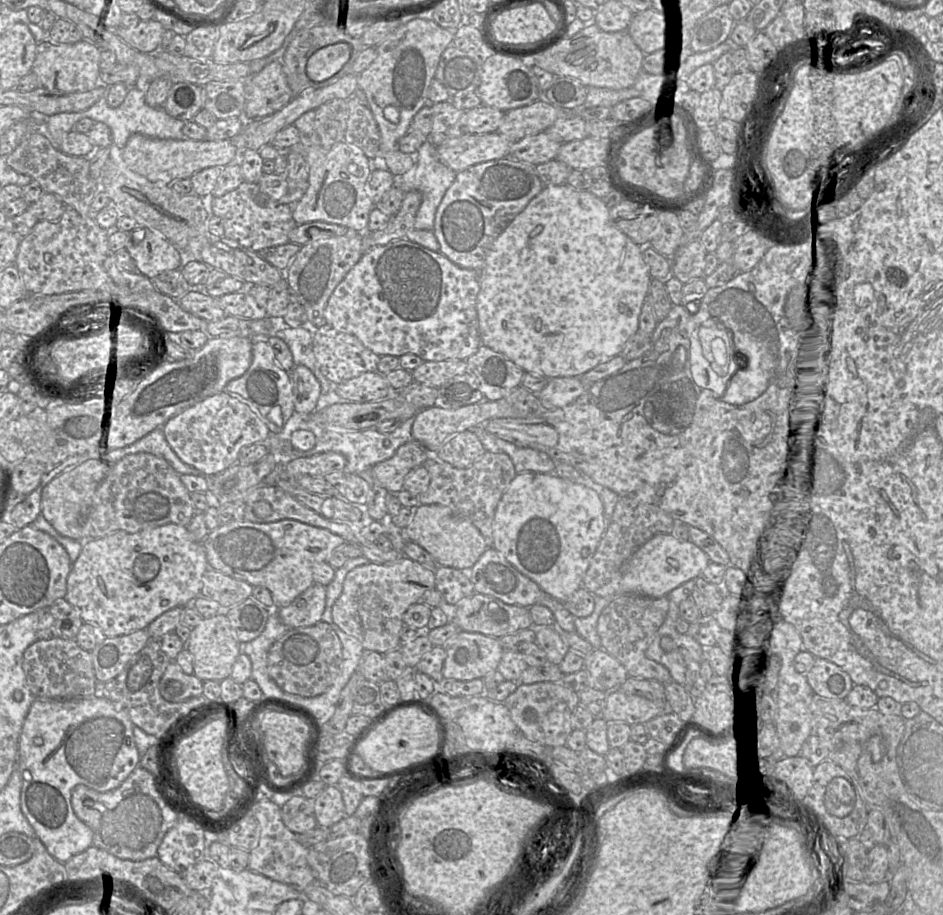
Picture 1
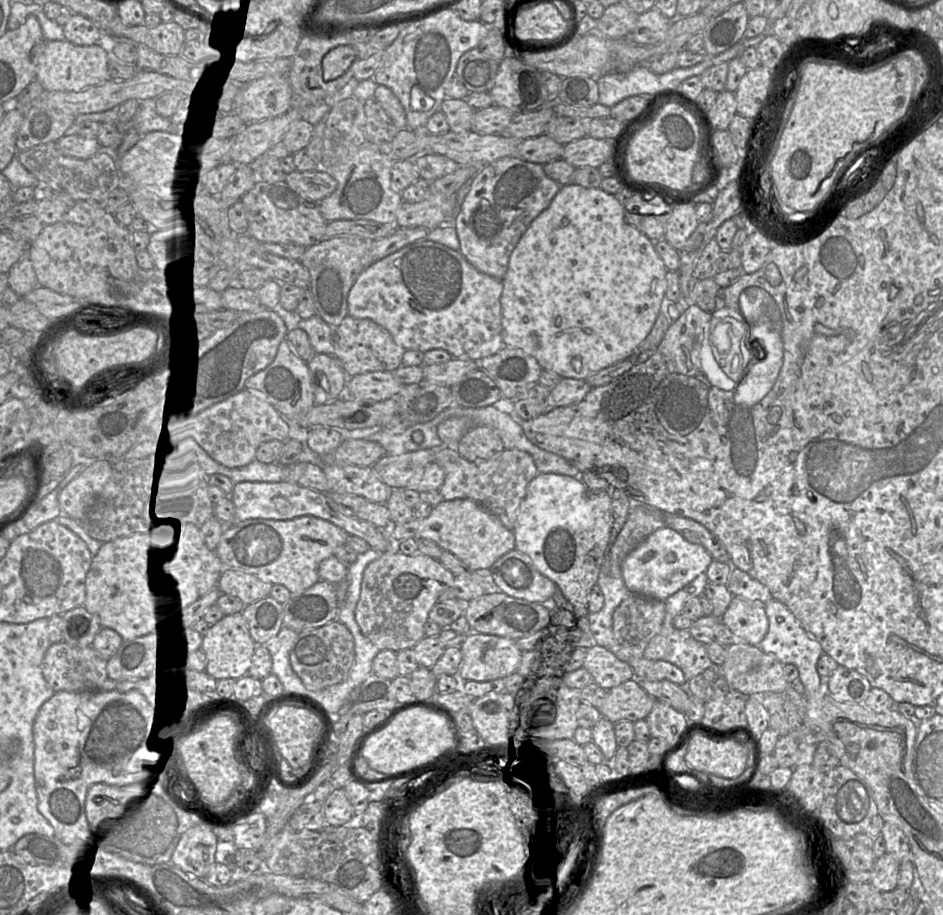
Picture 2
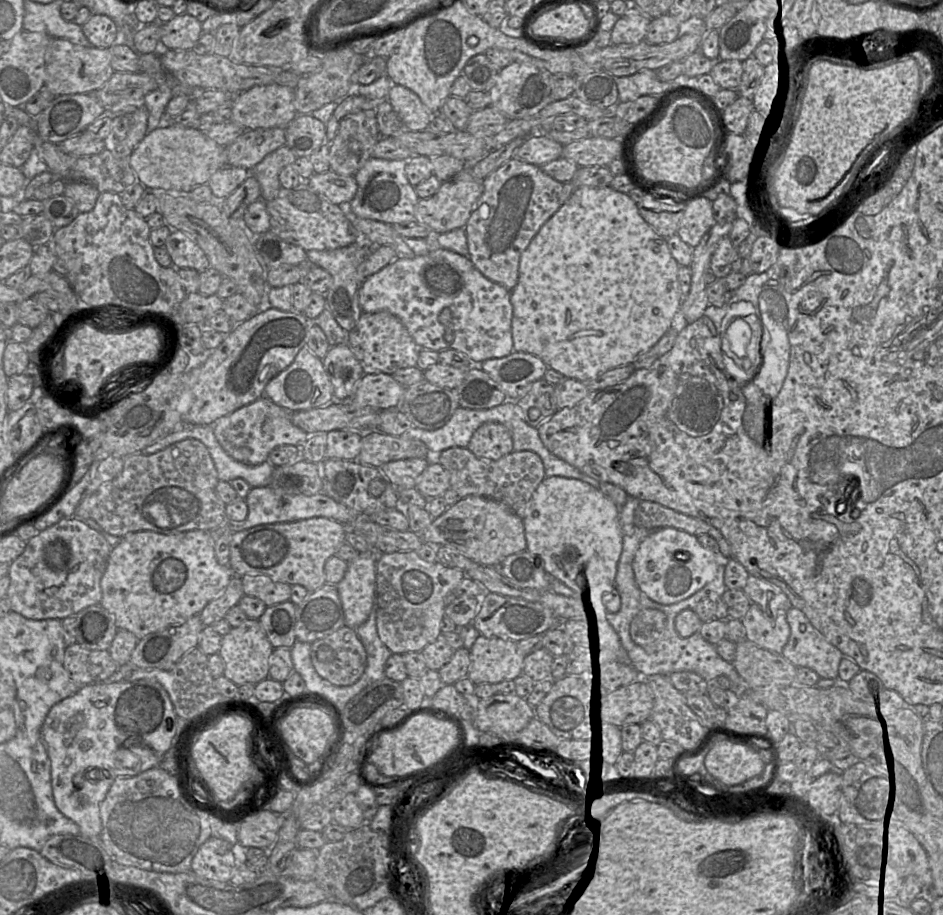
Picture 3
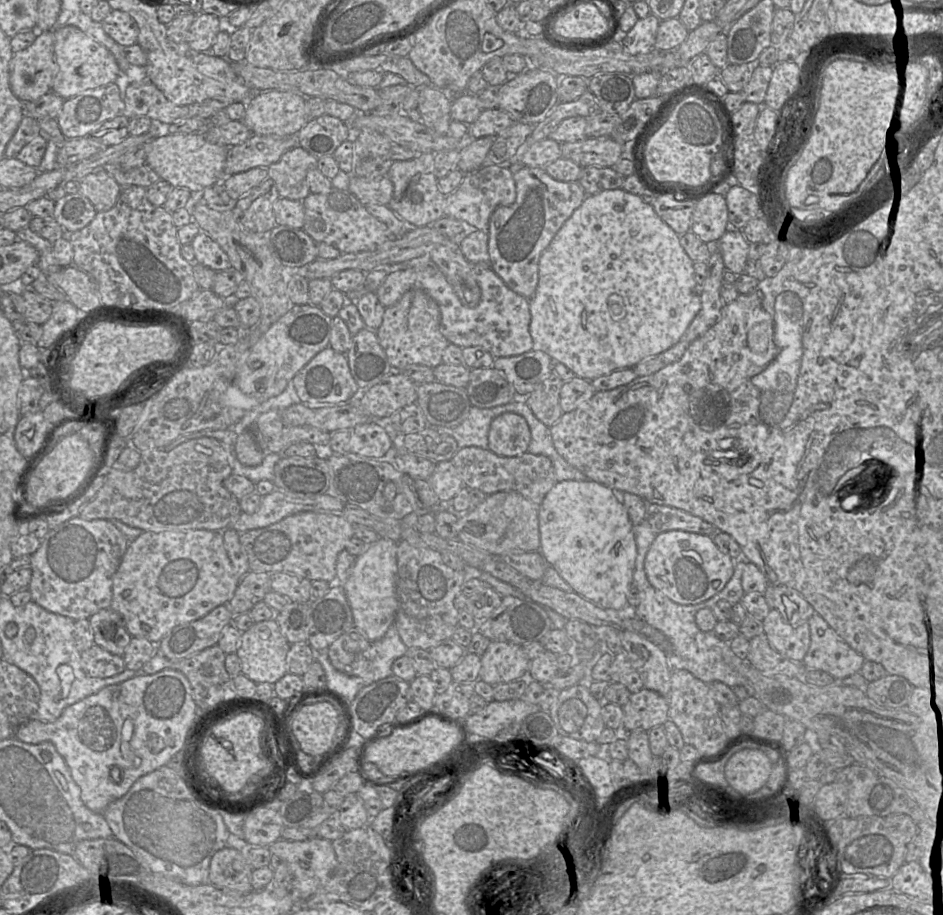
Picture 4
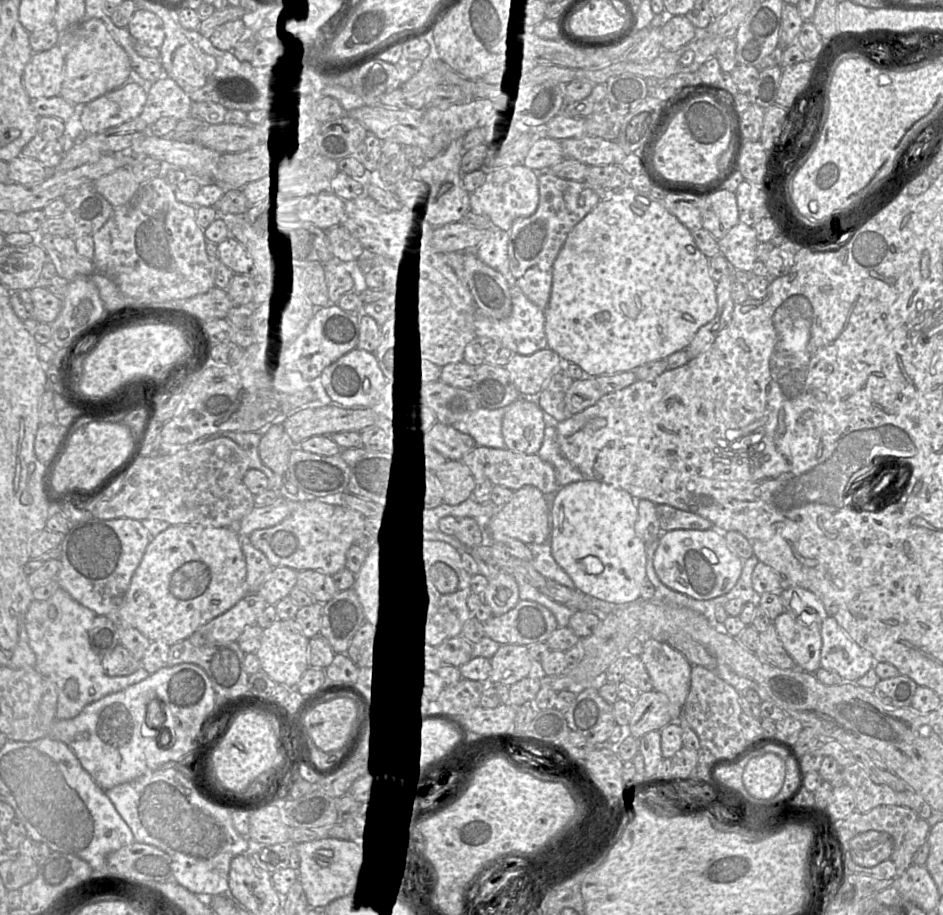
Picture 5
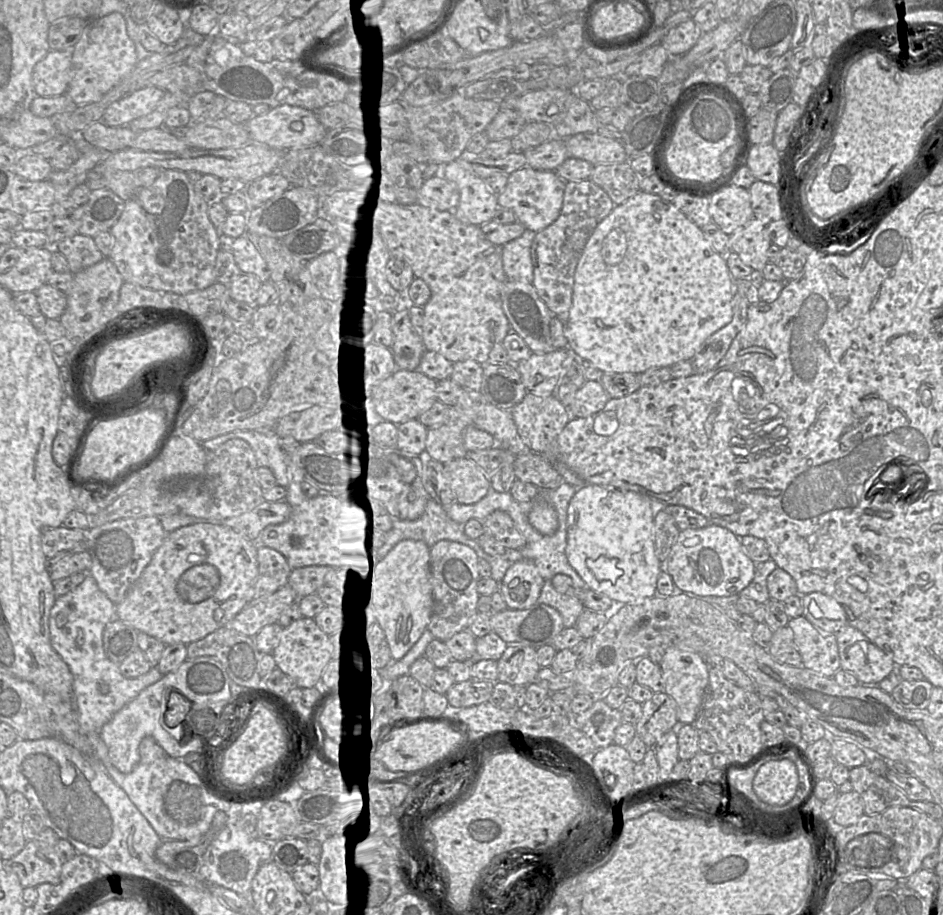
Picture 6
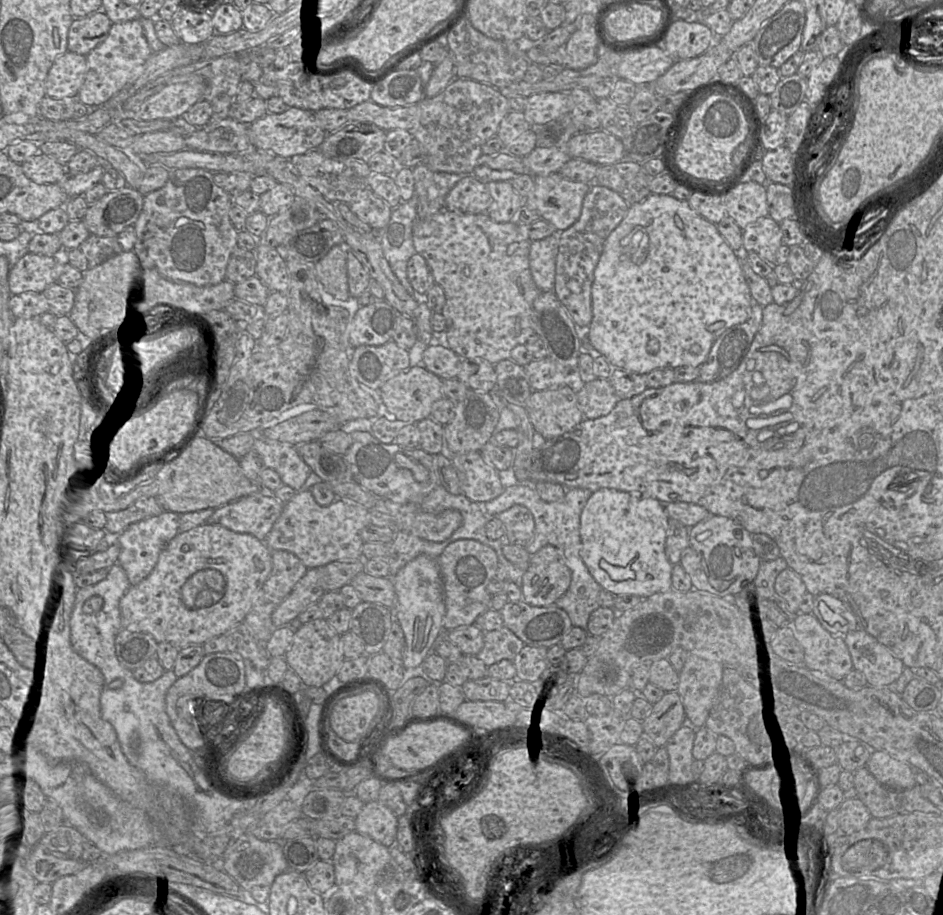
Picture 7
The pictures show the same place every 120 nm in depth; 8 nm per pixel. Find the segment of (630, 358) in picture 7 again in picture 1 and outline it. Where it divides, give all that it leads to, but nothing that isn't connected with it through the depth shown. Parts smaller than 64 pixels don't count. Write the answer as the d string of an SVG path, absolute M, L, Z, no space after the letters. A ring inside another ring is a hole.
M565 183L545 186L513 219L490 247L485 263L478 272L480 290L477 297L477 318L483 345L503 353L525 372L548 379L580 376L620 354L624 344L638 329L639 315L652 279L643 259L643 247L634 243L627 235L611 225L609 210L601 198L596 197L588 190L578 190Z

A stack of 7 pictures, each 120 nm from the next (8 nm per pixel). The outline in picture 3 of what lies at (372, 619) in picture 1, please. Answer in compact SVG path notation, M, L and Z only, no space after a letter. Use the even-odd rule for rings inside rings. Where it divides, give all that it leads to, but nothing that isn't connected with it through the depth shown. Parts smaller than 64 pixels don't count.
M415 550L380 553L376 560L375 616L381 641L395 654L421 652L443 632L445 597L466 577L463 570L422 559Z

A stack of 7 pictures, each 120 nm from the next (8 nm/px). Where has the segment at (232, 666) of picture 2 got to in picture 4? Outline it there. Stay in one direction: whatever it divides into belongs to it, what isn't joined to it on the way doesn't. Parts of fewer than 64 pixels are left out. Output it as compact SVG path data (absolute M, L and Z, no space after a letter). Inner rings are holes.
M275 620L255 623L243 632L236 651L241 660L241 674L256 684L276 683L288 673L290 646Z

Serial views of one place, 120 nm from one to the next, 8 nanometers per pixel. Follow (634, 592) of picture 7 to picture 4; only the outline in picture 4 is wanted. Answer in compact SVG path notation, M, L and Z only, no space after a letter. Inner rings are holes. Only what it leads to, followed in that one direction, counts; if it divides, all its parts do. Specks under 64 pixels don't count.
M589 479L581 481L565 480L556 482L550 489L550 491L545 495L543 501L539 505L538 521L540 533L539 552L541 553L545 561L551 567L553 567L557 571L557 573L570 585L573 592L581 595L585 599L604 609L613 609L619 611L627 605L627 593L633 580L637 547L633 532L633 525L628 517L625 507L618 500L617 492L613 491L611 488L605 485L599 484Z

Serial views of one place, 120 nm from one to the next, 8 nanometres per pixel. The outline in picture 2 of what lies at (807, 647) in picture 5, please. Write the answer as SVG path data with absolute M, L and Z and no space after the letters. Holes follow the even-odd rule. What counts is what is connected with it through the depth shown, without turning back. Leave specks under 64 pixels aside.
M734 596L721 622L735 635L738 641L758 646L768 631L765 604Z

